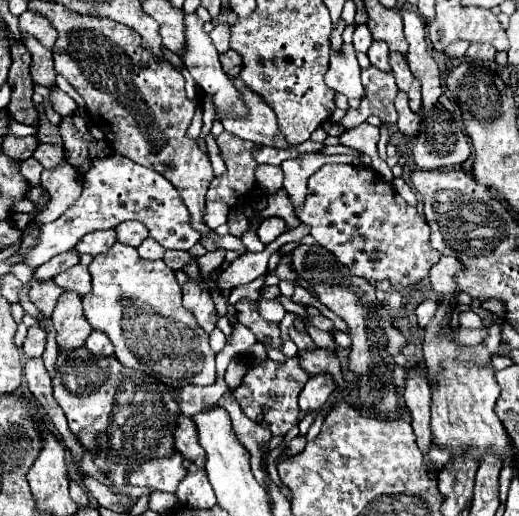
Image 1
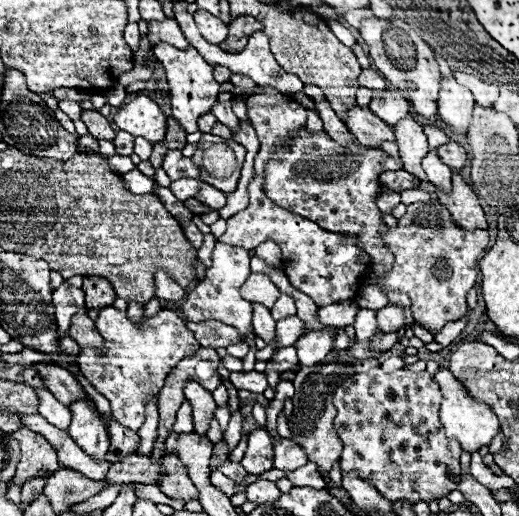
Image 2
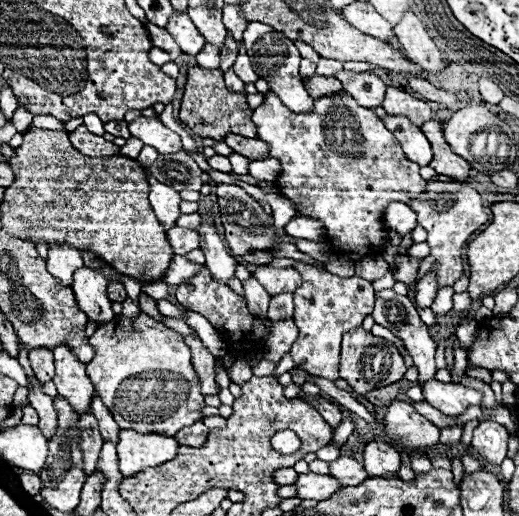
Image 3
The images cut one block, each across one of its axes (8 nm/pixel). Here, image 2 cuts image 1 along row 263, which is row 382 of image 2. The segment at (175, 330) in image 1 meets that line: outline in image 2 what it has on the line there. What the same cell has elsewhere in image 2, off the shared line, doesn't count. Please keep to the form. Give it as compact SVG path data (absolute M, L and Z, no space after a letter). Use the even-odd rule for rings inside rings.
M108 306L108 308L102 308L98 318L94 320L96 322L96 330L102 334L104 338L104 346L106 346L106 352L104 354L98 354L96 350L82 350L80 356L78 356L78 364L80 364L80 370L82 374L96 386L96 390L110 400L110 408L112 408L112 416L116 422L124 424L126 428L130 430L138 430L142 424L144 424L144 404L146 404L146 396L152 392L152 388L162 388L168 372L186 356L194 354L200 344L198 340L194 338L194 334L186 328L186 320L180 318L176 312L172 310L162 310L160 314L152 316L152 318L142 318L140 326L132 324L126 316L126 312L118 312L116 308Z

